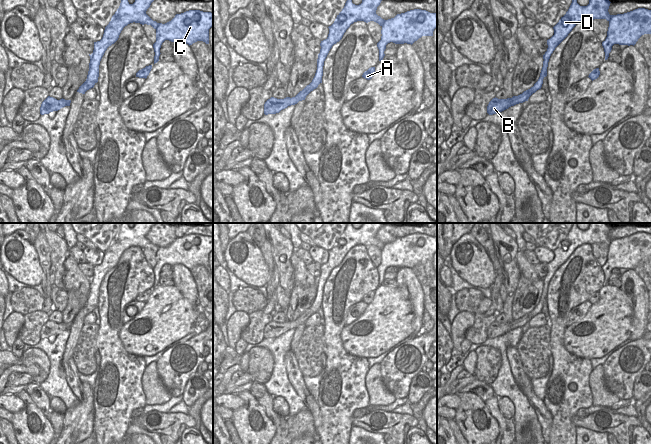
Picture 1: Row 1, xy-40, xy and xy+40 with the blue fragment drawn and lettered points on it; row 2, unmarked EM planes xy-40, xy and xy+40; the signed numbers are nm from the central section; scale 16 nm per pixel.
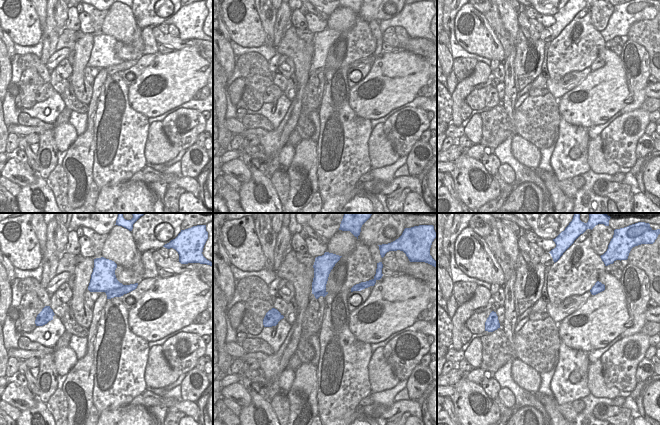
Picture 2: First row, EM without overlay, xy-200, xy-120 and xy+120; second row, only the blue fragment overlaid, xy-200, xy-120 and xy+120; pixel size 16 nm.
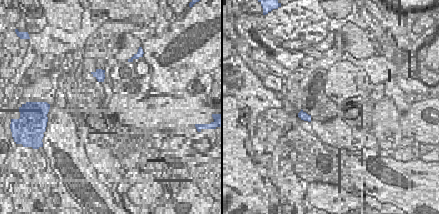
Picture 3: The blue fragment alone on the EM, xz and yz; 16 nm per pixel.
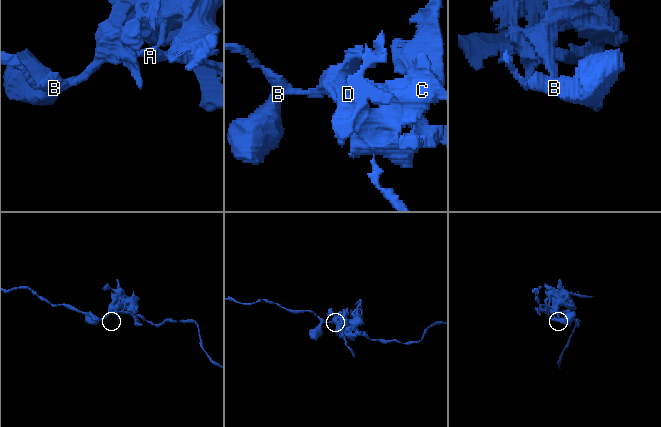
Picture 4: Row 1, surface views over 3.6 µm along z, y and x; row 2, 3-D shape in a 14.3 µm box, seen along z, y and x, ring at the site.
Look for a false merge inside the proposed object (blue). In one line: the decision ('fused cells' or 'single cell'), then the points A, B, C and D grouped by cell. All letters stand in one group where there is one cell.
fused cells; A B / C D

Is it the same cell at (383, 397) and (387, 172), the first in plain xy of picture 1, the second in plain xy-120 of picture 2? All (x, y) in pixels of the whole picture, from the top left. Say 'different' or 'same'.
different

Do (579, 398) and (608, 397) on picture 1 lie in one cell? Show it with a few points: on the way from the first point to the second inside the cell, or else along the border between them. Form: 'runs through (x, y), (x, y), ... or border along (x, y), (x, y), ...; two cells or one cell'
border along (589, 375), (589, 388), (593, 405); two cells

